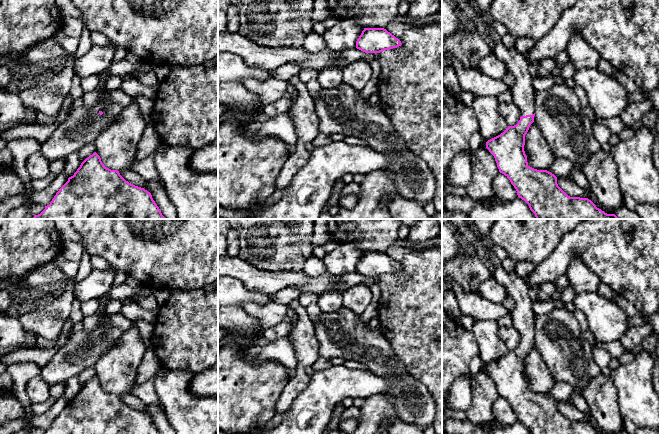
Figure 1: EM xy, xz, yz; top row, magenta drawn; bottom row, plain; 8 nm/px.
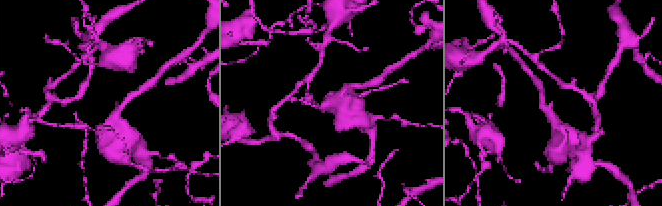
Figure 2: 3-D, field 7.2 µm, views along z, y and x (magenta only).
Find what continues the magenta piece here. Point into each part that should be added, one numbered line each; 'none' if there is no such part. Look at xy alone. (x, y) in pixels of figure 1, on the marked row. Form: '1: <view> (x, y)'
1: xy (104, 92)

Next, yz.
1: yz (523, 93)

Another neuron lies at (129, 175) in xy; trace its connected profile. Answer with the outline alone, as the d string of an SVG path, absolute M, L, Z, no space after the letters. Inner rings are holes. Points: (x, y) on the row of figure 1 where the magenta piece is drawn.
M127 169L127 170L121 170L121 171L119 171L119 173L129 183L131 183L131 184L133 184L135 186L144 188L145 190L150 192L147 181L144 178L142 178L135 171L133 171L131 169Z

